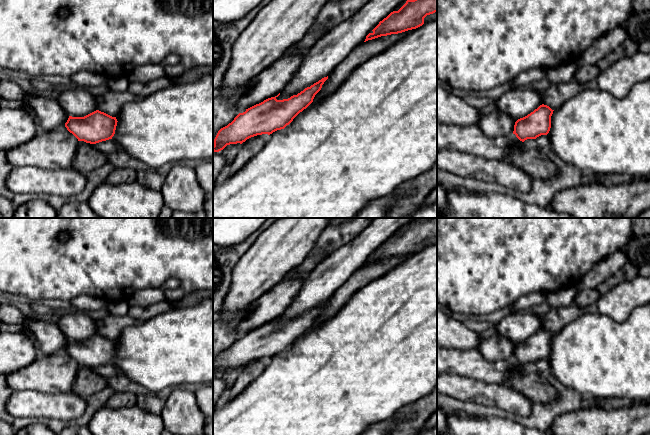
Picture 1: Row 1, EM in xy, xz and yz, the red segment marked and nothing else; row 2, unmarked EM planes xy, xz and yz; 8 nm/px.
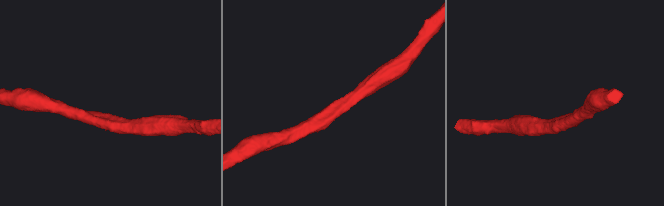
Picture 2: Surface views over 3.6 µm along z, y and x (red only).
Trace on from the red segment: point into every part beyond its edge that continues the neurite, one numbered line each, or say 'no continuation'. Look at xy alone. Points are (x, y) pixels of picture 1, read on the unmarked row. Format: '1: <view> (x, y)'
1: xy (77, 326)

